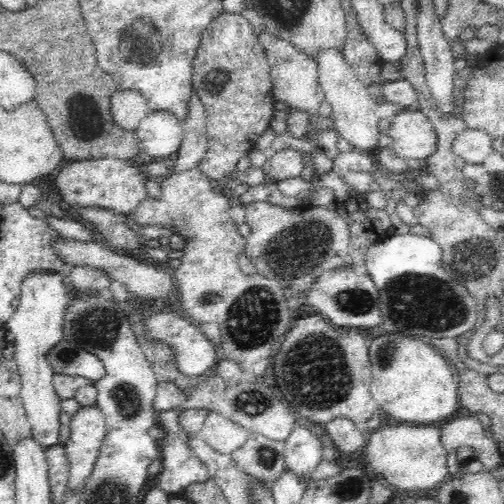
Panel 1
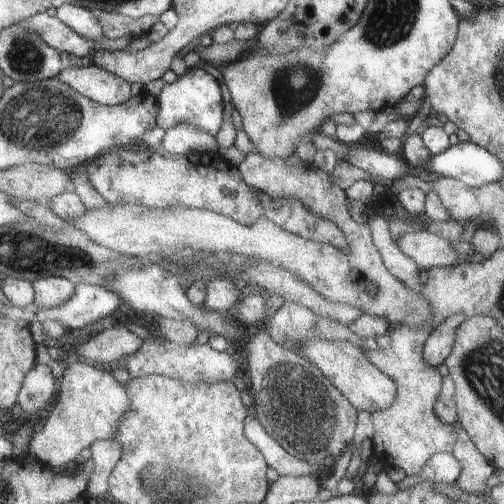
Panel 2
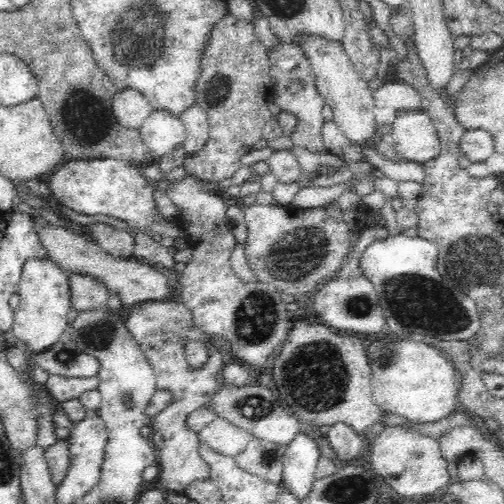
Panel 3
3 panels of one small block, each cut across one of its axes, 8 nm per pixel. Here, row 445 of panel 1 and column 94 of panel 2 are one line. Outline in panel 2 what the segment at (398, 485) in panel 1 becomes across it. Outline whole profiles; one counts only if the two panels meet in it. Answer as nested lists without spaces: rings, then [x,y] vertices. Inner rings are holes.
[[[65,360],[65,374],[61,380],[55,380],[49,366],[37,364],[23,382],[23,388],[19,392],[19,406],[25,412],[31,412],[33,418],[47,416],[47,408],[57,400],[55,394],[51,394],[51,388],[55,384],[61,384],[59,404],[53,408],[51,416],[47,416],[45,426],[31,442],[31,454],[39,458],[41,462],[49,464],[51,468],[63,468],[69,462],[75,462],[77,456],[91,448],[97,440],[111,440],[117,430],[117,422],[123,416],[123,412],[129,408],[129,394],[125,386],[111,374],[101,370],[101,366],[91,366],[89,362]]]

